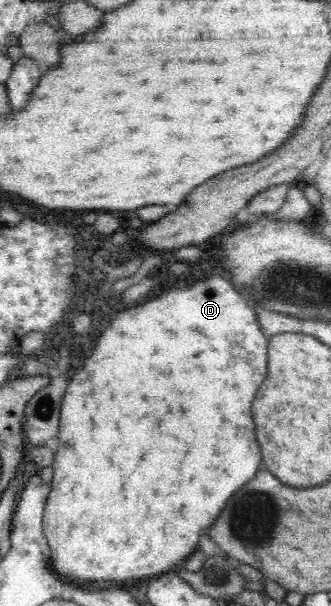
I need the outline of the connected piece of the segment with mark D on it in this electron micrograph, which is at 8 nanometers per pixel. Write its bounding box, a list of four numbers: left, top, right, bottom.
[42,275,269,589]

